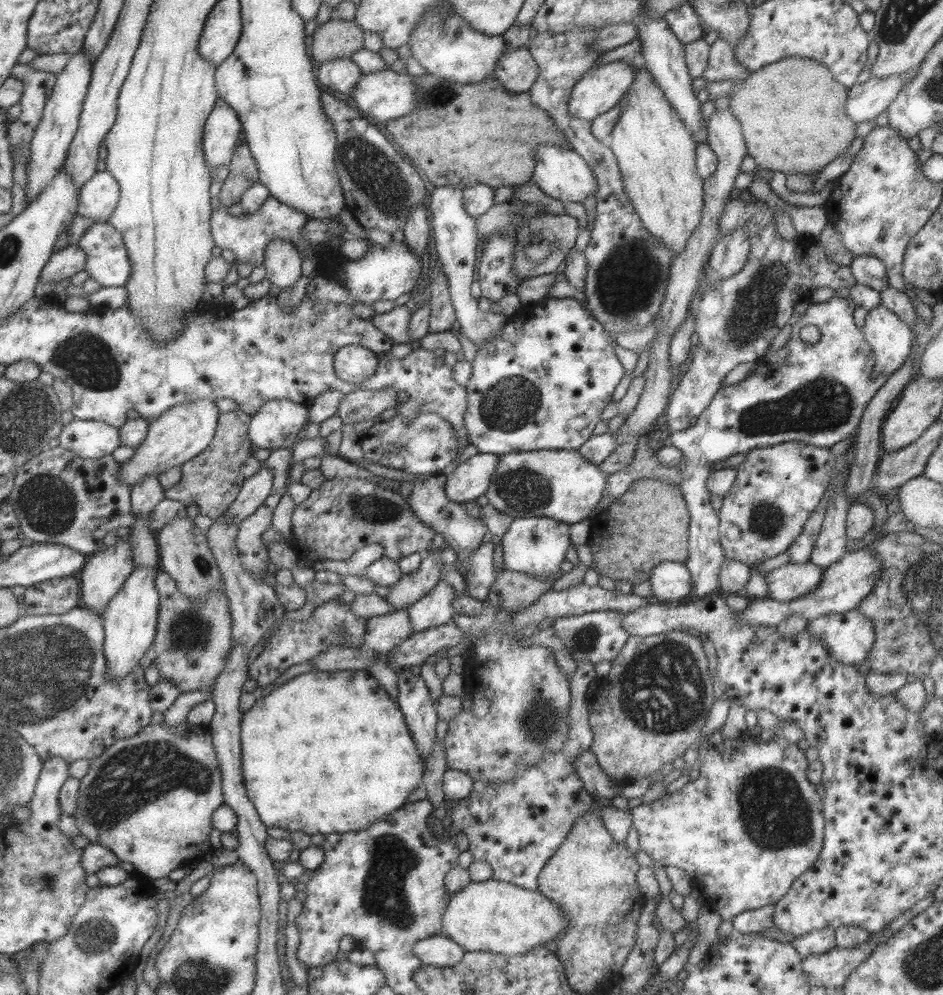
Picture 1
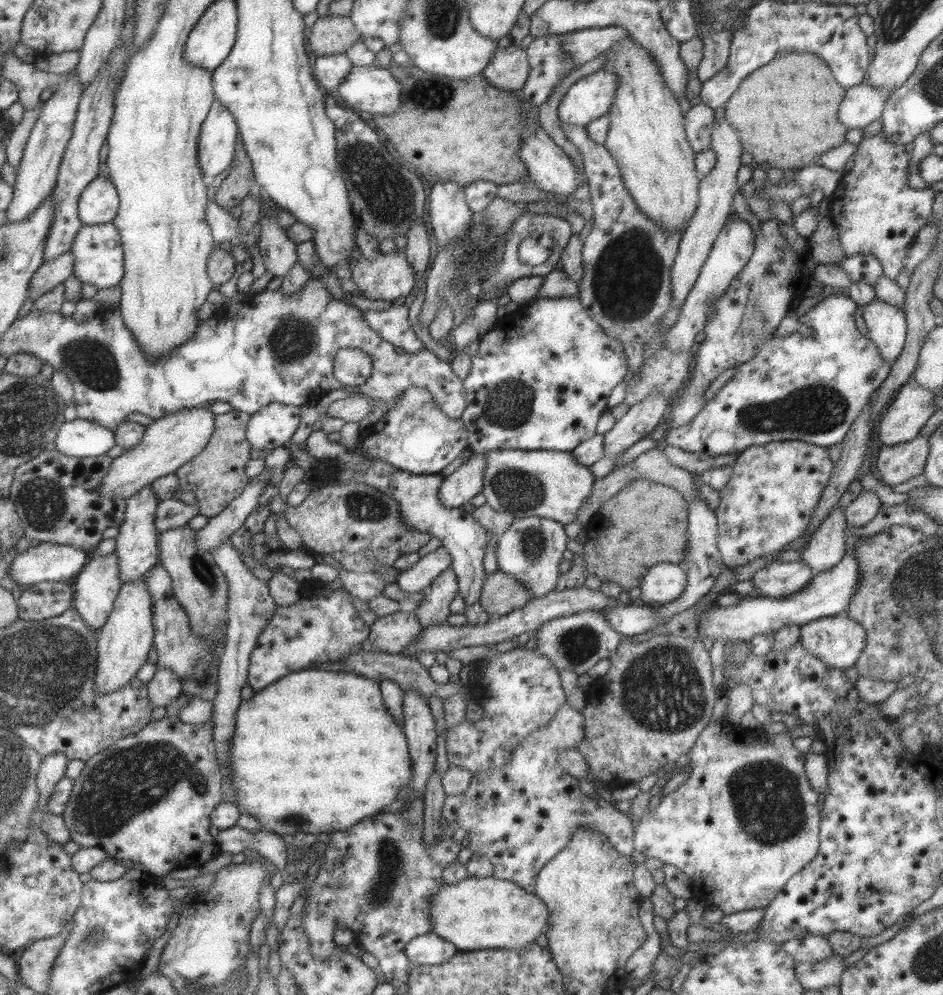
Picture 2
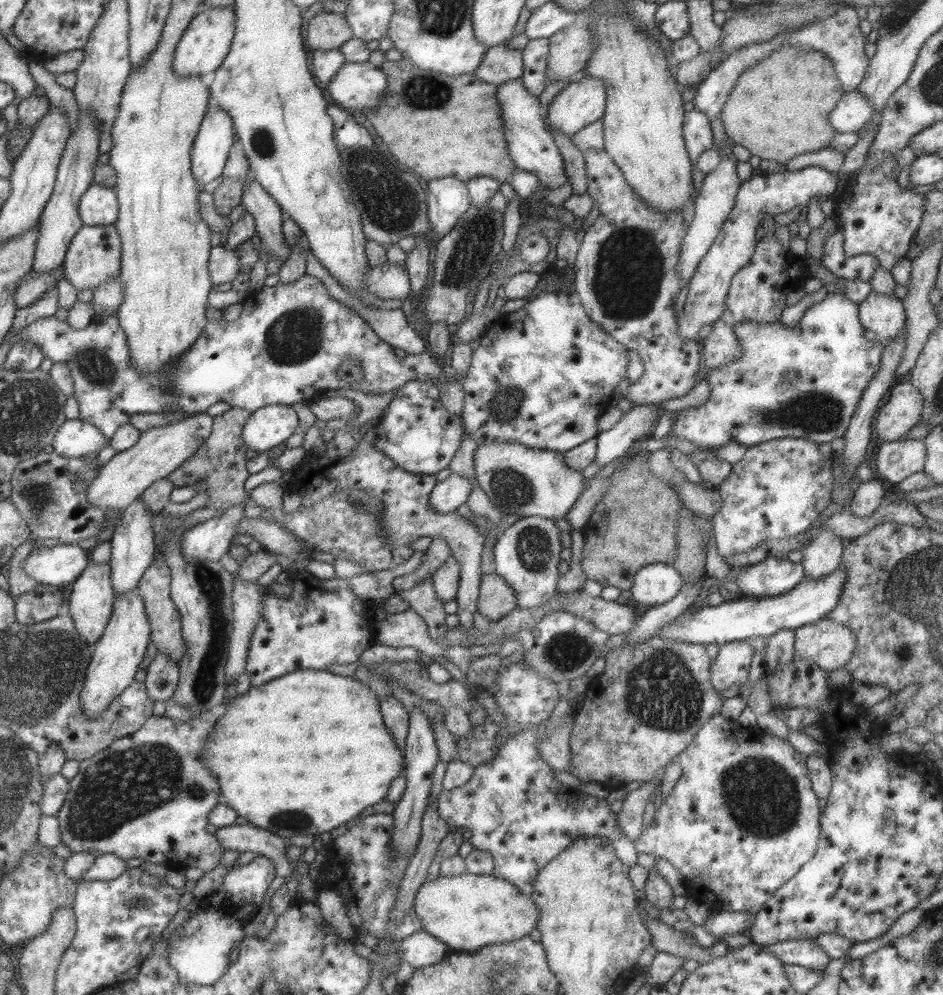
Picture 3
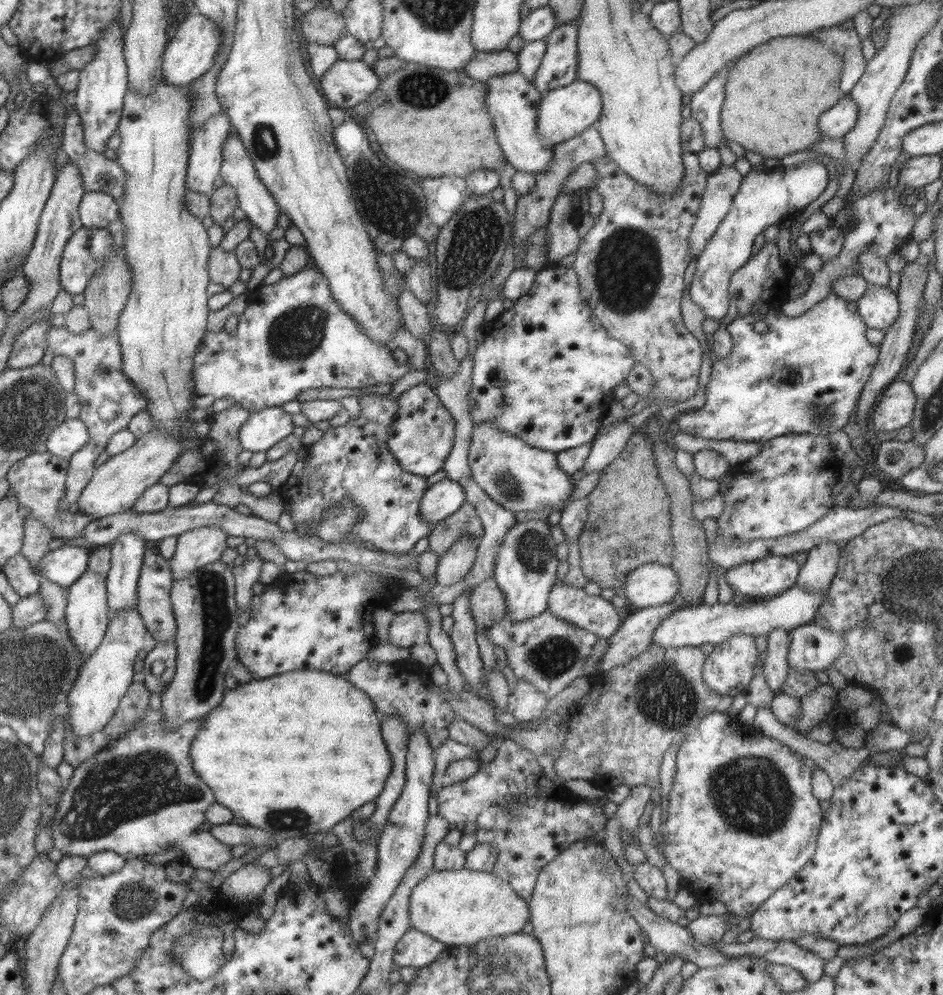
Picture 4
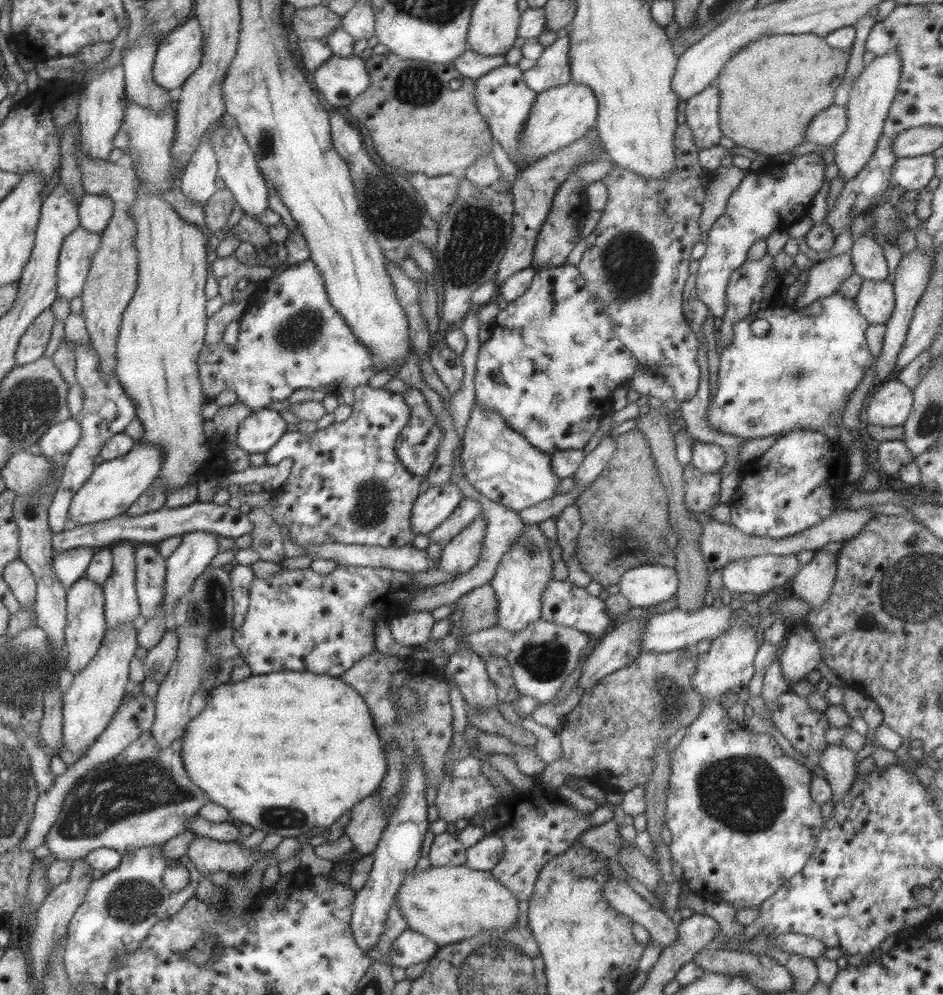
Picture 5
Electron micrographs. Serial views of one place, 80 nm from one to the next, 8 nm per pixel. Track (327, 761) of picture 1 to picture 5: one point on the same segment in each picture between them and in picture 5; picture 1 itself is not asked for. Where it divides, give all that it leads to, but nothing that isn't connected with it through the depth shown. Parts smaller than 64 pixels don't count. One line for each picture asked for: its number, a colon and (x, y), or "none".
2: (299, 762)
3: (306, 752)
4: (293, 754)
5: (284, 752)

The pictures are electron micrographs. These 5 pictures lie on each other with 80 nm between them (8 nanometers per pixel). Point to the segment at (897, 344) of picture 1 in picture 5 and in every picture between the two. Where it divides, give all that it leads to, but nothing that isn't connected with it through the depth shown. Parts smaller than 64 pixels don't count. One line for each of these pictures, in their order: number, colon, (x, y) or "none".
2: (886, 324)
3: (885, 315)
4: (878, 306)
5: (875, 300)

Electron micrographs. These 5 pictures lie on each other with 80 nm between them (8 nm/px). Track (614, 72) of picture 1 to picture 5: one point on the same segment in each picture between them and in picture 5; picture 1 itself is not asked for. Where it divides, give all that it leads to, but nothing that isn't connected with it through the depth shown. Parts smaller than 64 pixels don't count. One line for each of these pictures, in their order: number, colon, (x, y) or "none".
2: (589, 98)
3: (581, 102)
4: (564, 112)
5: (561, 114)

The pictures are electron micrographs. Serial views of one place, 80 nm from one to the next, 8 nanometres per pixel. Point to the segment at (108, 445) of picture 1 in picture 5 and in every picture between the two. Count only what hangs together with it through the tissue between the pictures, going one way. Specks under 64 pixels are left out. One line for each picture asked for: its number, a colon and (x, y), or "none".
2: (79, 438)
3: (72, 439)
4: (67, 437)
5: (60, 437)

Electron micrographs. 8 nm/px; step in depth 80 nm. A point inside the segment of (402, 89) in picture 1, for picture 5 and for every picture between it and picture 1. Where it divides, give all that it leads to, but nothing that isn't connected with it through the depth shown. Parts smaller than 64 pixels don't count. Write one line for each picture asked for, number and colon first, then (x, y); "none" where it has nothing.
2: (372, 89)
3: (355, 86)
4: (346, 83)
5: (339, 80)

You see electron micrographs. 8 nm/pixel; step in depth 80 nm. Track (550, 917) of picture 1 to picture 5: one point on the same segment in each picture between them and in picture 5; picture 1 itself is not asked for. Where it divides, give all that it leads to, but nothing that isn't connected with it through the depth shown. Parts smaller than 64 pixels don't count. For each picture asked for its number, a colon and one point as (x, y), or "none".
2: (472, 913)
3: (466, 911)
4: (455, 907)
5: (447, 904)

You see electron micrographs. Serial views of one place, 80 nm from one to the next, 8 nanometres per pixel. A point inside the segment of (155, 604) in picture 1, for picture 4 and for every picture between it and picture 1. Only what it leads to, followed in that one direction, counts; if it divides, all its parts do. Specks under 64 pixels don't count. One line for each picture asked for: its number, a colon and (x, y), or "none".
2: (122, 643)
3: (116, 655)
4: (103, 678)

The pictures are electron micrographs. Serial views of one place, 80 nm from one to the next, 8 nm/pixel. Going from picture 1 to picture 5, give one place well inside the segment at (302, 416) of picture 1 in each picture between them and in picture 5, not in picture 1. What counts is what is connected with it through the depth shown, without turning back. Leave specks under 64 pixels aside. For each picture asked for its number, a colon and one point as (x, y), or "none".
2: (272, 425)
3: (267, 426)
4: (262, 429)
5: (261, 429)

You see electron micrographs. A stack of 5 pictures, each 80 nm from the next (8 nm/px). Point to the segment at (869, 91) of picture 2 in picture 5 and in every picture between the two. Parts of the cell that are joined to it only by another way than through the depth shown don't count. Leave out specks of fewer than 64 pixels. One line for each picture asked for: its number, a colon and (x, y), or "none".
3: (852, 111)
4: (840, 118)
5: (826, 127)

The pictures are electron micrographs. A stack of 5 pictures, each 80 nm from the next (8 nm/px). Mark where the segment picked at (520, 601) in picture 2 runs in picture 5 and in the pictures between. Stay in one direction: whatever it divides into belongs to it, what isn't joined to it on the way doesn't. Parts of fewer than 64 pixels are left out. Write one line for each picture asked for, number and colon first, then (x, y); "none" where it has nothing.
3: (496, 600)
4: (487, 605)
5: (476, 610)

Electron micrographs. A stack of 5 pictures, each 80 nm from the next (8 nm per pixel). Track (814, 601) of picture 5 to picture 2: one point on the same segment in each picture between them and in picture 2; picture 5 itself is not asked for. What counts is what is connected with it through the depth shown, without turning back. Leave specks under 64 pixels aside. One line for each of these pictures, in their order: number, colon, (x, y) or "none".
2: (826, 547)
3: (822, 556)
4: (816, 573)

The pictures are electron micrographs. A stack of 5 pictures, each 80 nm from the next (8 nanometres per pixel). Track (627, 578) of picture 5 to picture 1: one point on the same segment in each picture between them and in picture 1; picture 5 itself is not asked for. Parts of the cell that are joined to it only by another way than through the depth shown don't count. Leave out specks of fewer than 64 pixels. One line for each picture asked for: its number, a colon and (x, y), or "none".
1: (670, 582)
2: (662, 583)
3: (654, 584)
4: (650, 585)

